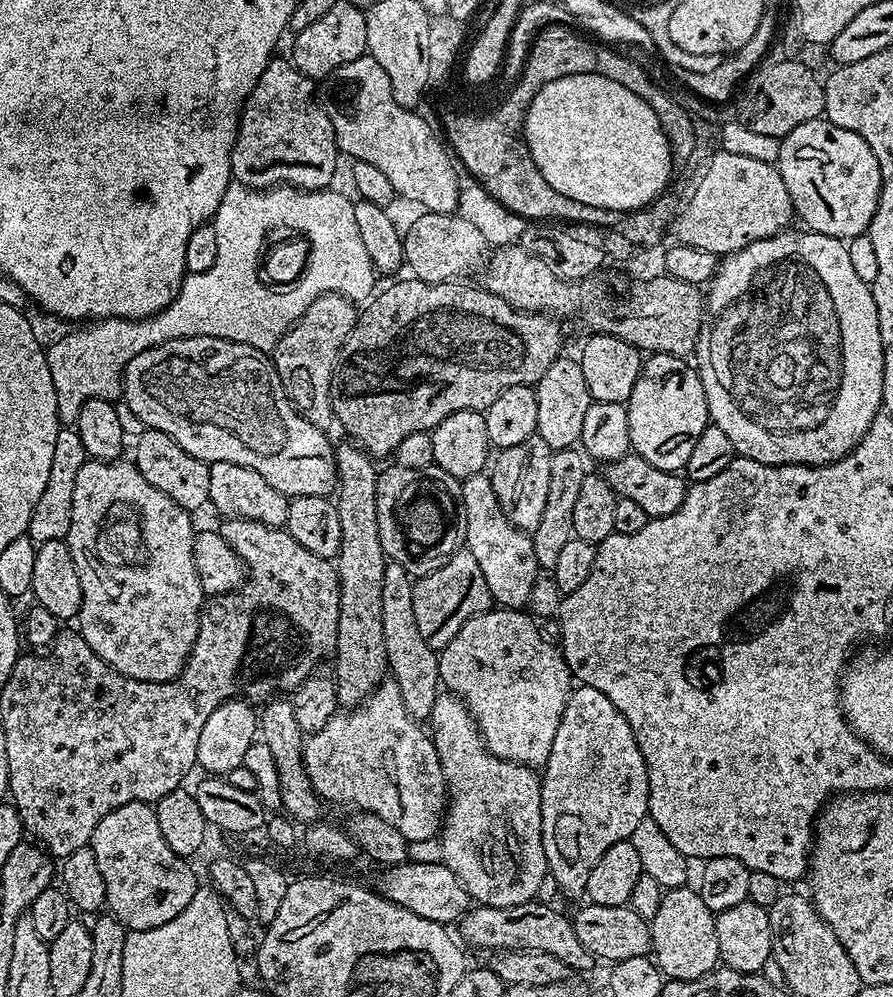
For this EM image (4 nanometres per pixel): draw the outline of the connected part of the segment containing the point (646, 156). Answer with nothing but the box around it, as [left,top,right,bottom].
[522,72,674,214]

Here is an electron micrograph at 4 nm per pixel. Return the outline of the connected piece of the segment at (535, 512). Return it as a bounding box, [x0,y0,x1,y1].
[490,436,554,533]

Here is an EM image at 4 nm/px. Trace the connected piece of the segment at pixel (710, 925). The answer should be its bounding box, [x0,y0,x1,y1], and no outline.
[650,887,720,980]

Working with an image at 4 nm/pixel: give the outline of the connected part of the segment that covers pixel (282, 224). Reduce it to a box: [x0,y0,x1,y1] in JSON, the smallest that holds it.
[47,183,378,425]

